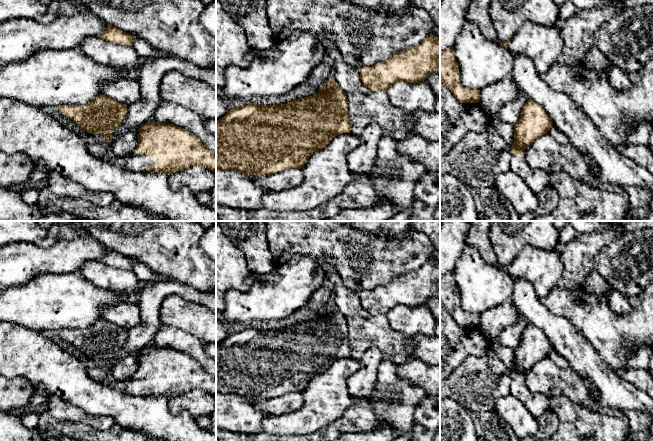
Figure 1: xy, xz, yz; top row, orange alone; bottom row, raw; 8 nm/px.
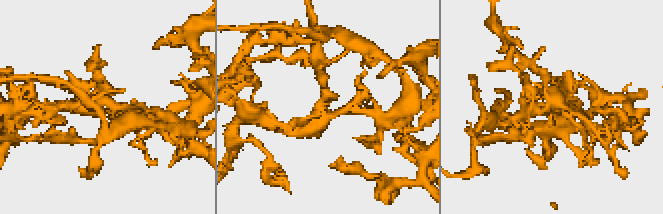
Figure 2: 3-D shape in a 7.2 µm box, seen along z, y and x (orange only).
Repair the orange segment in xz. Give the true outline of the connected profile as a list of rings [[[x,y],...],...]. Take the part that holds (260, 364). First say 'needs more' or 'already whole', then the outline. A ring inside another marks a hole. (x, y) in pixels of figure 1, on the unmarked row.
already whole | [[[334,303],[318,317],[281,329],[257,327],[230,334],[216,345],[216,393],[267,400],[285,393],[302,393],[309,381],[337,359],[350,357],[348,323]]]

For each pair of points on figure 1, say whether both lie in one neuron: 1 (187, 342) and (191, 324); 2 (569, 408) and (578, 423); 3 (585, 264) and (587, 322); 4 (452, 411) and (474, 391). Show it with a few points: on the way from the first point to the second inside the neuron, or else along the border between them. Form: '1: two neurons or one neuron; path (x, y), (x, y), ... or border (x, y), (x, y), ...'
1: two neurons; border (165, 326), (182, 329), (199, 338), (204, 344)
2: one neuron; path (569, 412), (574, 419)
3: two neurons; border (582, 284), (572, 289), (559, 288)
4: two neurons; border (450, 398), (458, 401), (469, 411)

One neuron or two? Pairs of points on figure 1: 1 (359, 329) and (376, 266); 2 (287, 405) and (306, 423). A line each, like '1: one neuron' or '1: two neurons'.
1: two neurons
2: two neurons

